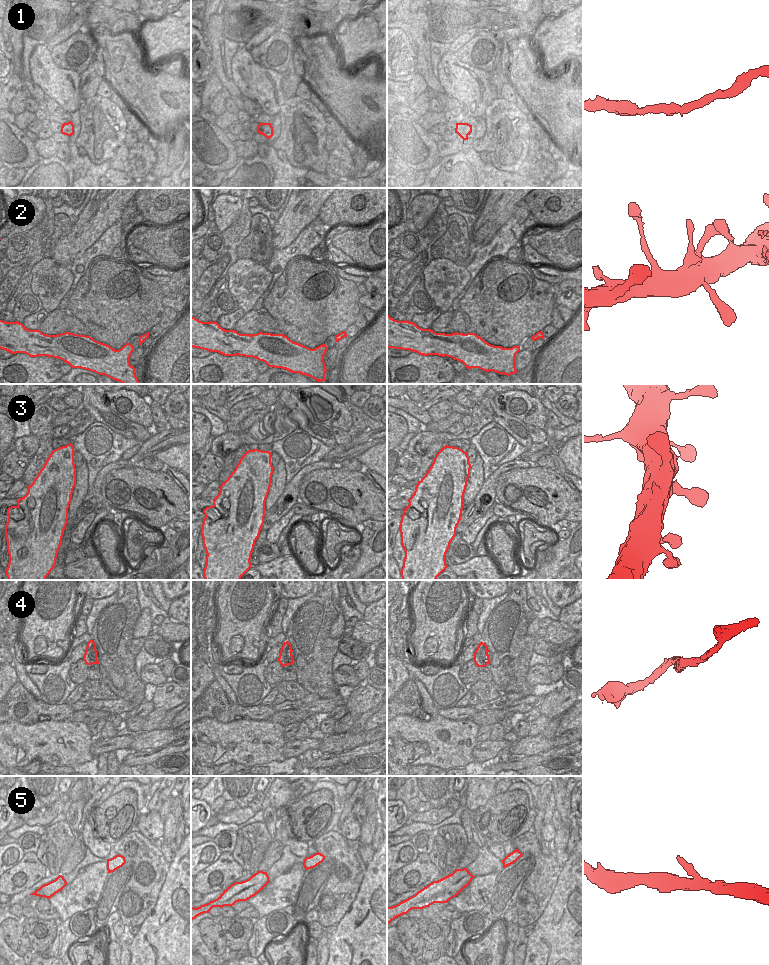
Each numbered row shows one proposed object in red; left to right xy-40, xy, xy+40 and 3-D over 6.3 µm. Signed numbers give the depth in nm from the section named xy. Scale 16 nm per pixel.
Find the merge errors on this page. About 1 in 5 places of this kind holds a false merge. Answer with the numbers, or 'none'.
none.

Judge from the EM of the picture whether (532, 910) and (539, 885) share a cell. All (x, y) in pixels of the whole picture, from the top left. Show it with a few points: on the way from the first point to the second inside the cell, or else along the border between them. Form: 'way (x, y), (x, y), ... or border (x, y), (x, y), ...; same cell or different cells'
way (532, 904), (536, 891); same cell

